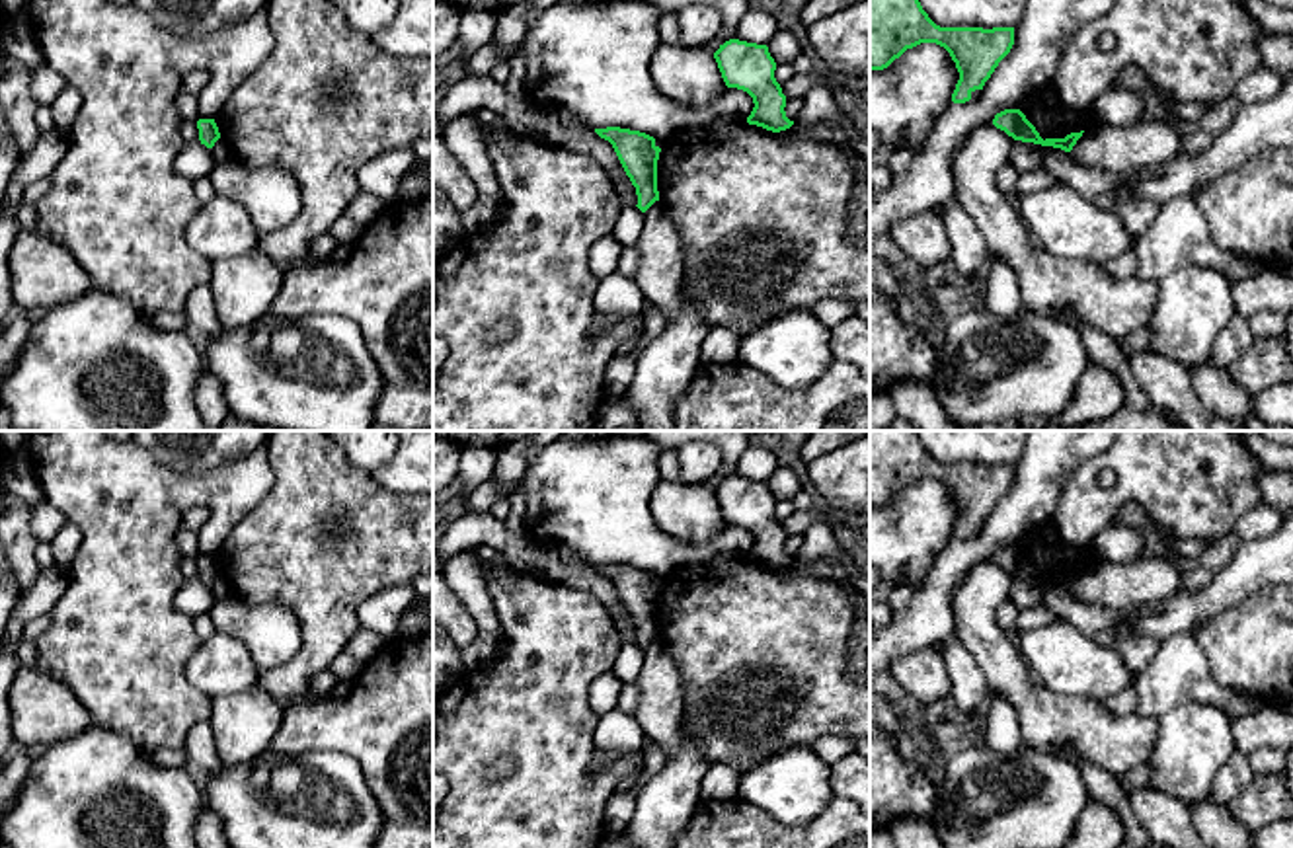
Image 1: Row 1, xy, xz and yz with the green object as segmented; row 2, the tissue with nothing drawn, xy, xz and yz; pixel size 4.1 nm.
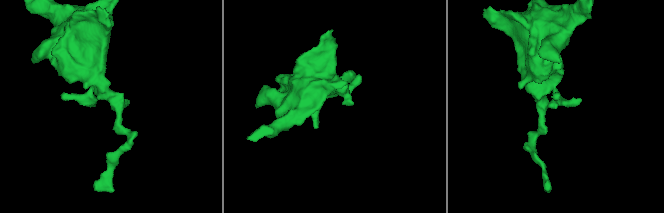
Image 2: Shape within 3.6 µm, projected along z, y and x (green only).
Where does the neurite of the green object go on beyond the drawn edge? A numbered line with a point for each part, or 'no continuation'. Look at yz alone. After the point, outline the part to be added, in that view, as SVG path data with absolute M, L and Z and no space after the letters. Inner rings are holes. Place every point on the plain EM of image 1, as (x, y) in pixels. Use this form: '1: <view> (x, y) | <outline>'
no continuation

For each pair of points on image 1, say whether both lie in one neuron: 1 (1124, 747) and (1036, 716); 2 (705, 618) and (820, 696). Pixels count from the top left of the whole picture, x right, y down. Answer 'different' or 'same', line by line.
1: same
2: same

